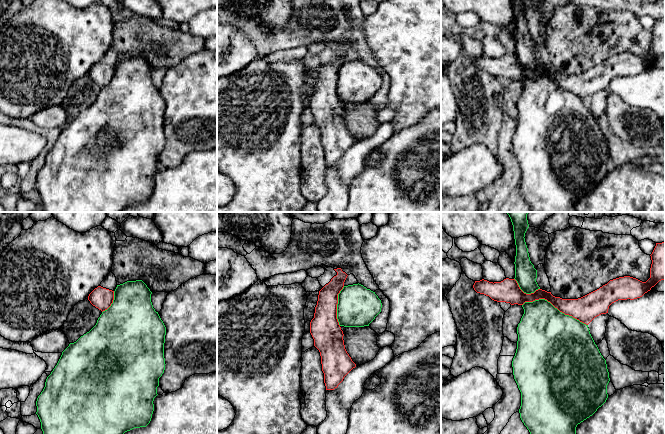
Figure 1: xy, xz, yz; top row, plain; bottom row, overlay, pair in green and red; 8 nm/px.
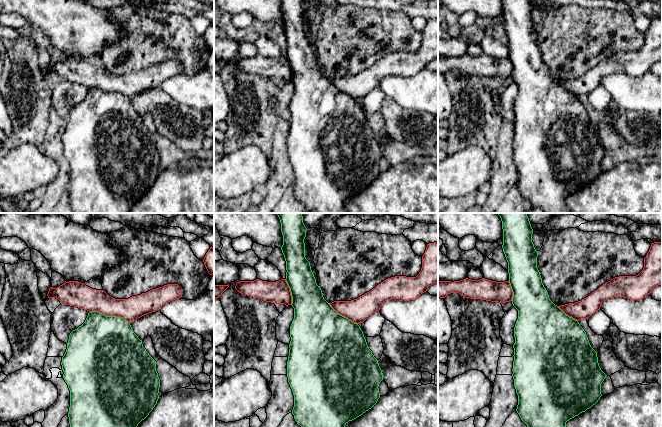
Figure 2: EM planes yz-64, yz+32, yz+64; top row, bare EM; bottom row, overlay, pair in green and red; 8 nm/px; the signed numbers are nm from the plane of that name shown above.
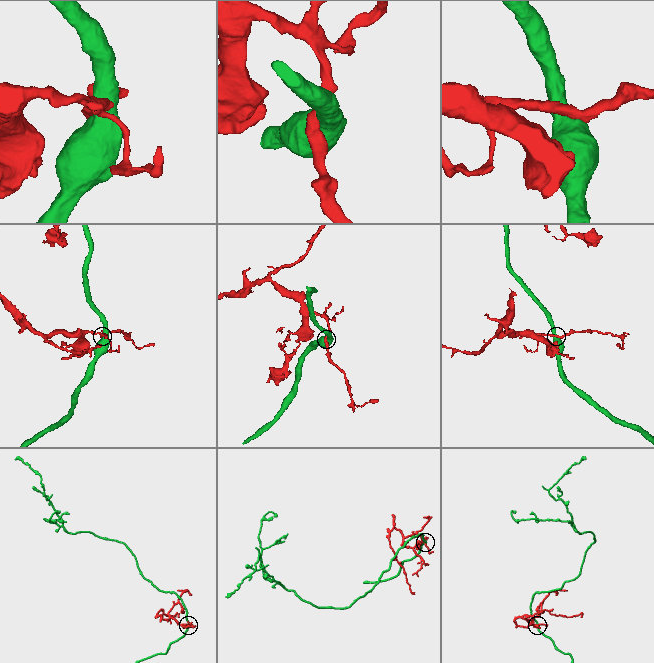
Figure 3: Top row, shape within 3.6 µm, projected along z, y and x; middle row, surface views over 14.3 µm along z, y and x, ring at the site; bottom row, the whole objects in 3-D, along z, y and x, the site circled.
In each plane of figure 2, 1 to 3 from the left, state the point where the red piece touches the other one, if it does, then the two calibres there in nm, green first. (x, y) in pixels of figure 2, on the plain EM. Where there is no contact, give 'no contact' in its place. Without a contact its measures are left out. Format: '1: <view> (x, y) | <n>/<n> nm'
1: yz-64 (109, 92) | 500/180 nm
2: yz+32 (343, 92) | 500/190 nm
3: yz+64 (567, 91) | 500/150 nm

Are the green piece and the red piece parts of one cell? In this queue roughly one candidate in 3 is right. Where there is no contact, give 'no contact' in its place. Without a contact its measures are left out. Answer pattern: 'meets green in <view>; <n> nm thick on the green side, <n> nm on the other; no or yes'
meets green in yz; 460 nm thick on the green side, 200 nm on the other; no

